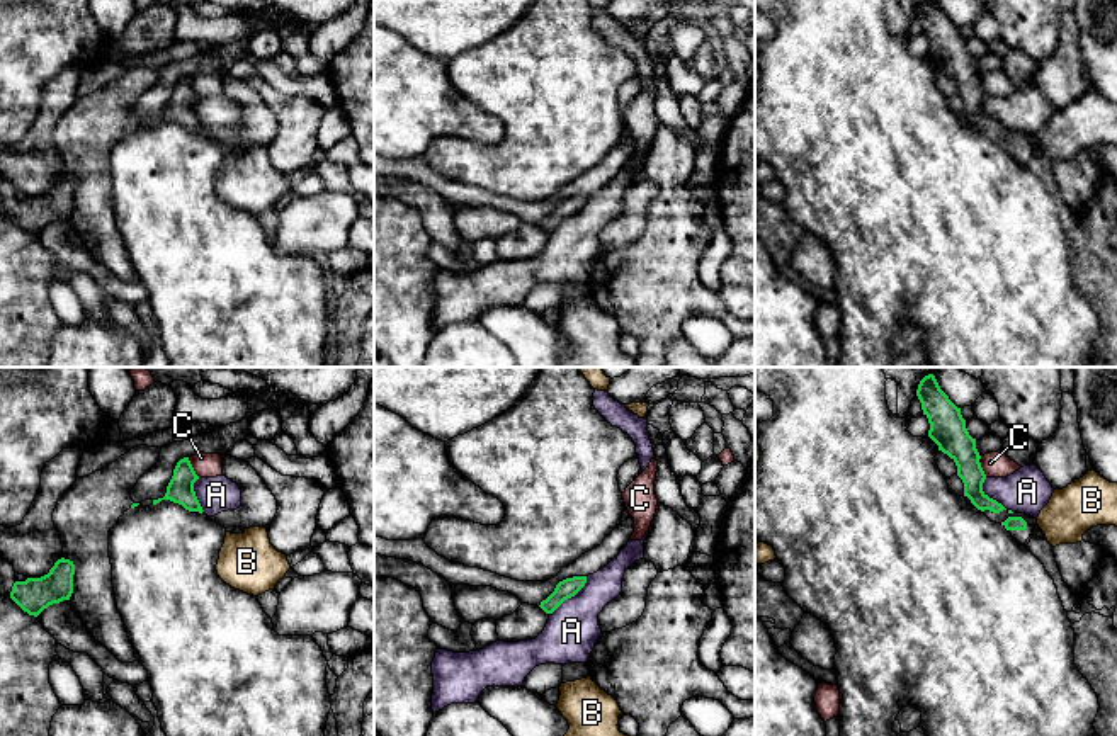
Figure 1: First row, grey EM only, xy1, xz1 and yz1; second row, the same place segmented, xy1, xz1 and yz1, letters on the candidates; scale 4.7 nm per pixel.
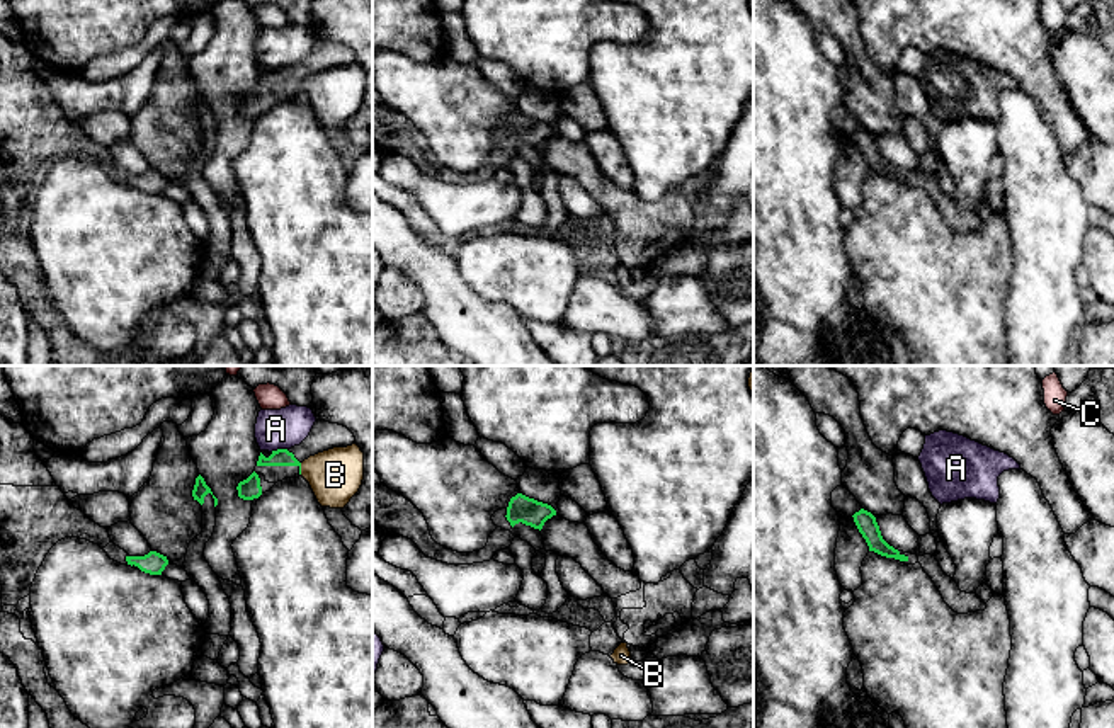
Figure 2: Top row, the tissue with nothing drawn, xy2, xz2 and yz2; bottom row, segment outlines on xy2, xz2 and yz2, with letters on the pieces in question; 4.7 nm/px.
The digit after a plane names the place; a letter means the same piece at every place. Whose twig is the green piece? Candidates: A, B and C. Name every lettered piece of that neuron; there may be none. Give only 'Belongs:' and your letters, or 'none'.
Belongs: none

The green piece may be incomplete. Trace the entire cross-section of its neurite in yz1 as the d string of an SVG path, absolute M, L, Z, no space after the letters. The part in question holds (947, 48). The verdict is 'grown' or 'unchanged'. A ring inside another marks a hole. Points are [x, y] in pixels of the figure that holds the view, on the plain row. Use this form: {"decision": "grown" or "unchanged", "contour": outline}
{"decision": "grown", "contour": "M920 0L916 15L930 42L928 56L957 85L957 95L964 102L964 116L991 141L1001 143L1023 165L1034 151L1037 138L1006 129L983 110L986 93L979 82L976 58L969 54L961 27L949 19L937 0Z"}

